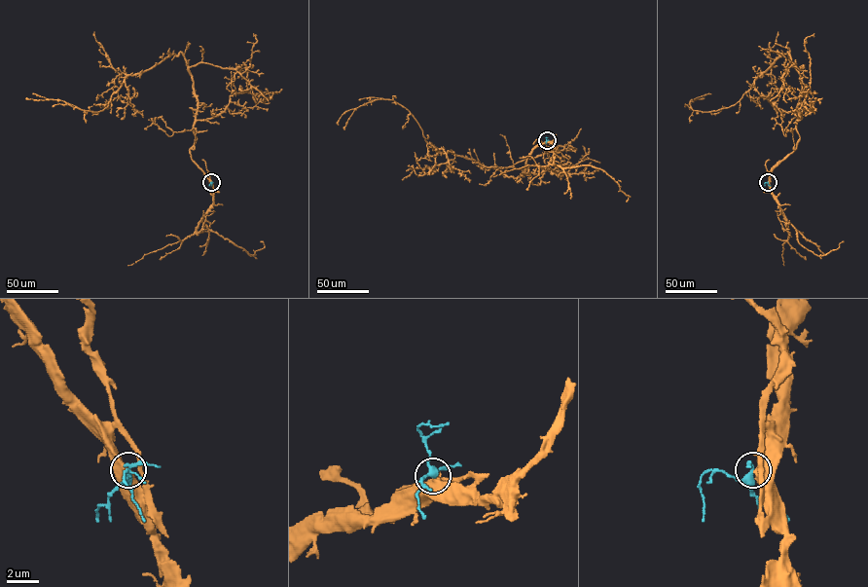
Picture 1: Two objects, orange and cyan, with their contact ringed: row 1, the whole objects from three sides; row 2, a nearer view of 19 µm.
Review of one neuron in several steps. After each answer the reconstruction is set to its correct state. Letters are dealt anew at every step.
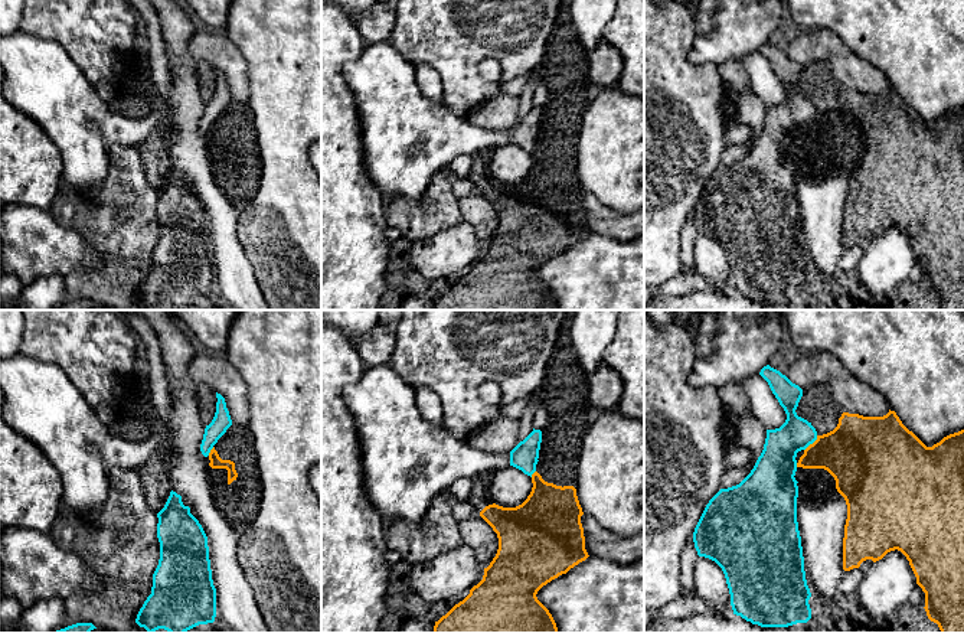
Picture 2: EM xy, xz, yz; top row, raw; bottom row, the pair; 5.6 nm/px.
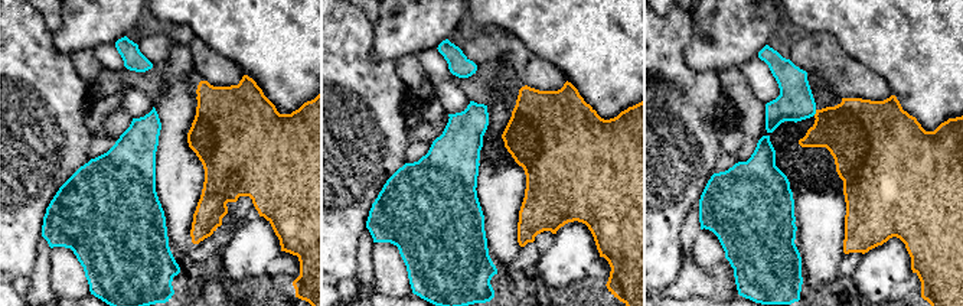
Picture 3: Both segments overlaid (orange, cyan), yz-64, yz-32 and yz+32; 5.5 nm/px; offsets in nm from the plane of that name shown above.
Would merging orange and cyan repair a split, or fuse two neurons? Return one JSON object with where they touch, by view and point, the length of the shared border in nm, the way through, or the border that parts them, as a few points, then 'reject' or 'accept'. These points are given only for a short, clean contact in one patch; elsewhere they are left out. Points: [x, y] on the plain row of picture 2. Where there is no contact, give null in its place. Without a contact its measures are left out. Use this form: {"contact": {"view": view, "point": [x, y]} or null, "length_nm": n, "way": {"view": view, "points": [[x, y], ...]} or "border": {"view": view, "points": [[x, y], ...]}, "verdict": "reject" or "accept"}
{"contact": {"view": "yz", "point": [813, 120]}, "length_nm": 120, "border": {"view": "yz", "points": [[817, 113], [804, 127]]}, "verdict": "reject"}

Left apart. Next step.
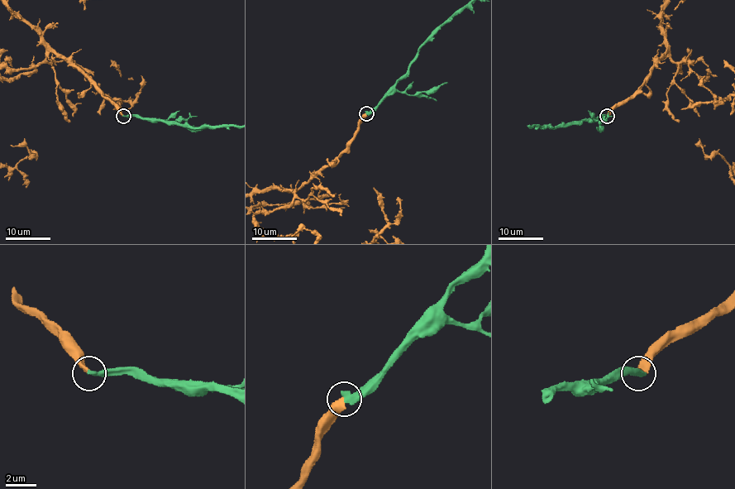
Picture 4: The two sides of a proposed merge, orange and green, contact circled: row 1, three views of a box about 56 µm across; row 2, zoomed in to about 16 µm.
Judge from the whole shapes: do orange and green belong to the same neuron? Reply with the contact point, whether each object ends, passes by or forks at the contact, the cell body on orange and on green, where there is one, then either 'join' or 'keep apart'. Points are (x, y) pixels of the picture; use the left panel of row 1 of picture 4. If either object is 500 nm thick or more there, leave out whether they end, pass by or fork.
place (123, 116); orange ends; green ends; soma orange none; soma green none; join

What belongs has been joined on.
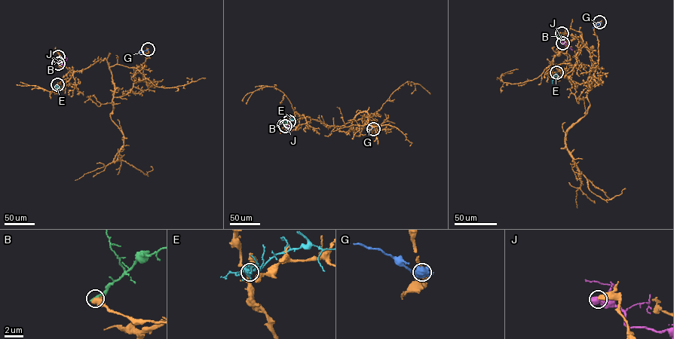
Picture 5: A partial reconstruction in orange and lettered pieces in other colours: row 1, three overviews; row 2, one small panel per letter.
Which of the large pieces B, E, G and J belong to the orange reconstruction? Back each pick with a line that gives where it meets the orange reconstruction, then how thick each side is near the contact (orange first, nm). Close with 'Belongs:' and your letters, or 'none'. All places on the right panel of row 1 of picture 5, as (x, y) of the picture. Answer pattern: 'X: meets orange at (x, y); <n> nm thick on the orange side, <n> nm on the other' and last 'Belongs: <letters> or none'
Belongs: none

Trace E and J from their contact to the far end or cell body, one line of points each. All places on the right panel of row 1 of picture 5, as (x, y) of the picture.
E: (556, 72), (552, 83)
J: (562, 43), (568, 44), (565, 34)

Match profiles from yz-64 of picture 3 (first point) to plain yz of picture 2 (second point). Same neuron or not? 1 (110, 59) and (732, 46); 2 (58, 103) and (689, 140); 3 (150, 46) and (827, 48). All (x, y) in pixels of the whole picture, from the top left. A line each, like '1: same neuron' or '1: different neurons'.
1: different neurons
2: same neuron
3: same neuron

